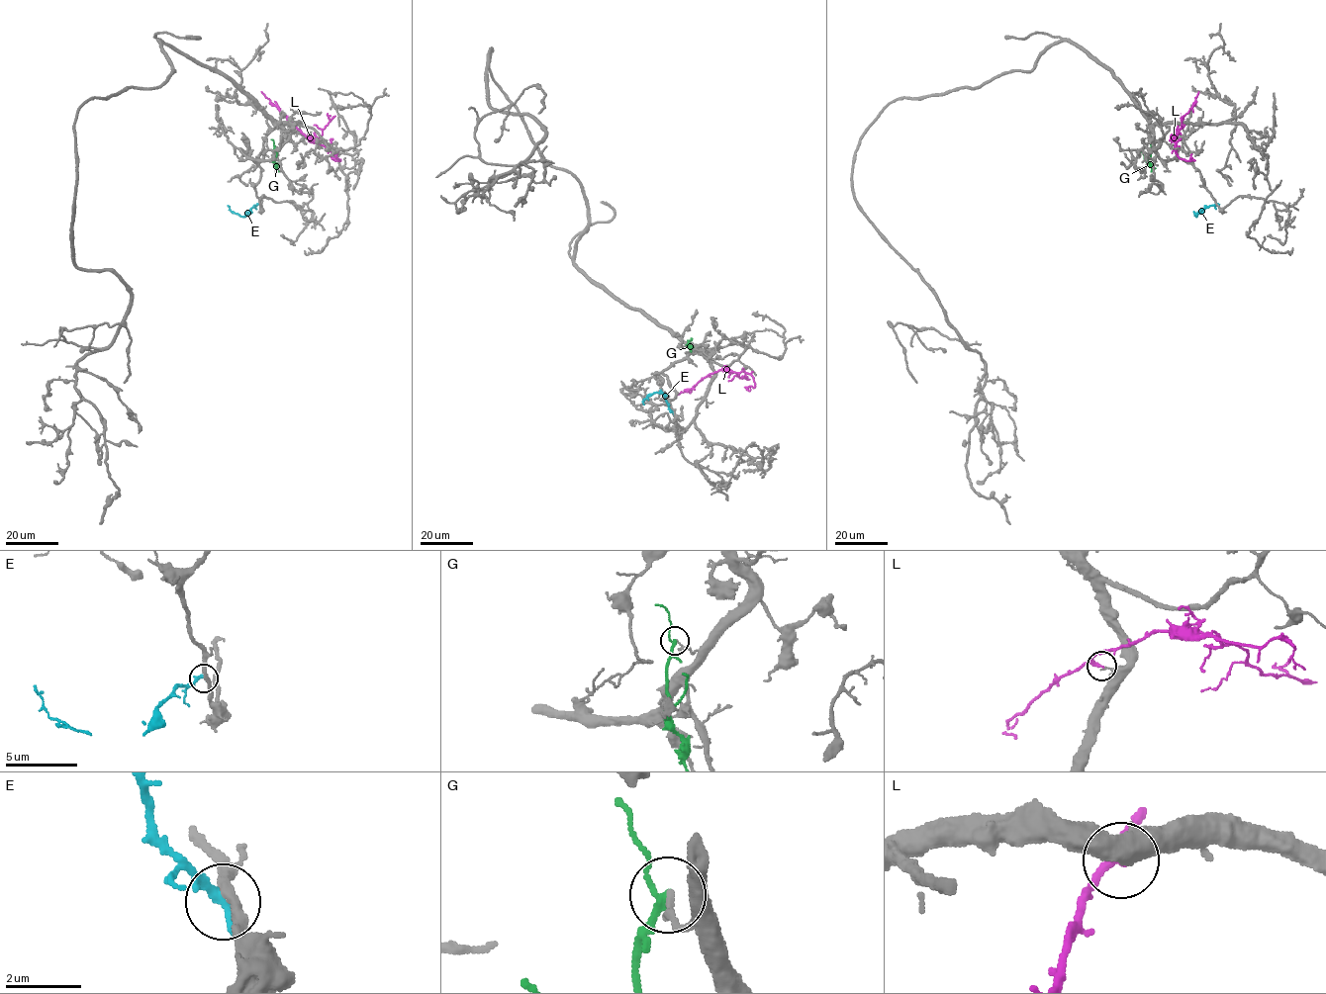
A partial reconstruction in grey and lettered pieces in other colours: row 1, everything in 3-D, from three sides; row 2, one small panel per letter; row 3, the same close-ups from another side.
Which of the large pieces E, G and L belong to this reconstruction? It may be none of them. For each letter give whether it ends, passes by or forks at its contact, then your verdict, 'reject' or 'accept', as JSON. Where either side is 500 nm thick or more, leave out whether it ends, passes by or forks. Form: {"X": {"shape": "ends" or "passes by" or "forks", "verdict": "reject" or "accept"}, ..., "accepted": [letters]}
{"E": {"shape": "passes by", "verdict": "reject"}, "G": {"shape": "passes by", "verdict": "reject"}, "L": {"shape": "passes by", "verdict": "reject"}, "accepted": []}

